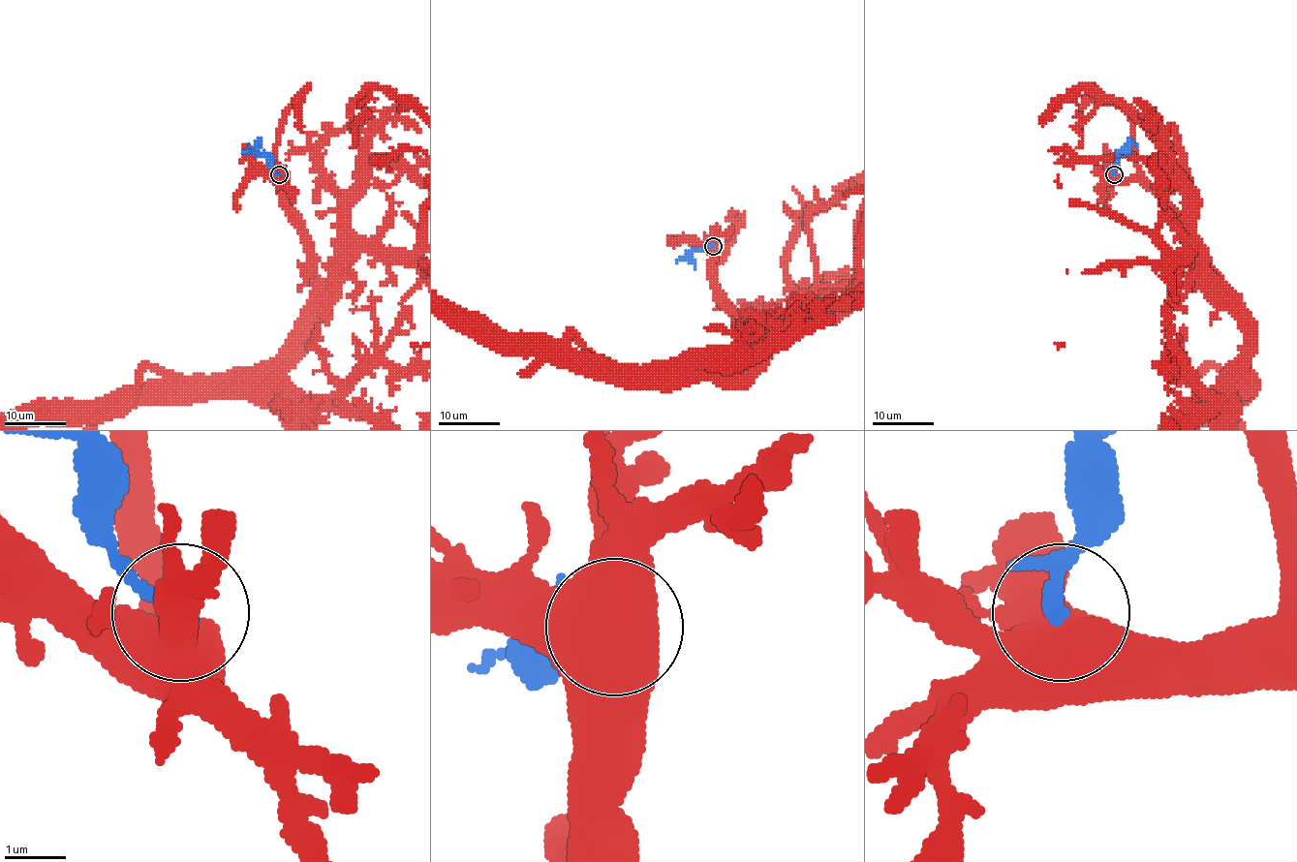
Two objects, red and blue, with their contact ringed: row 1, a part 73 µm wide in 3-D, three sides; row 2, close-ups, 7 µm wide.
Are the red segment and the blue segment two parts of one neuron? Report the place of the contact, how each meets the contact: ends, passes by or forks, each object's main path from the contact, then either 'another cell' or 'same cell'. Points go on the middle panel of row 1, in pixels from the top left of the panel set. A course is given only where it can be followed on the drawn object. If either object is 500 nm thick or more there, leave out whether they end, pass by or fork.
place (713, 246); course red (713, 245), (713, 284), (737, 314), (746, 347), (743, 377), (737, 377), (720, 360), (735, 340), (735, 347); course blue (713, 245), (693, 252), (690, 260), (694, 268); another cell

